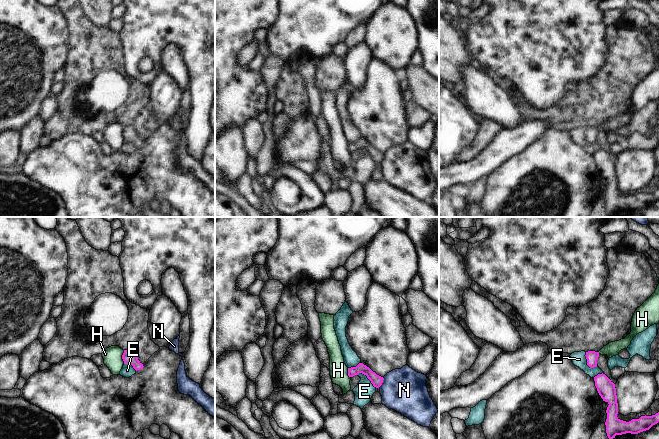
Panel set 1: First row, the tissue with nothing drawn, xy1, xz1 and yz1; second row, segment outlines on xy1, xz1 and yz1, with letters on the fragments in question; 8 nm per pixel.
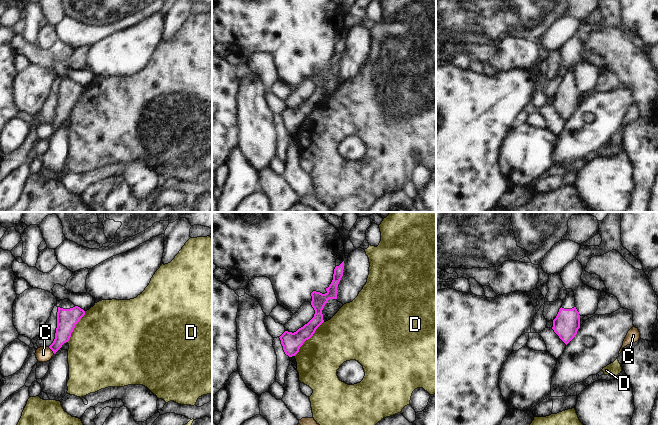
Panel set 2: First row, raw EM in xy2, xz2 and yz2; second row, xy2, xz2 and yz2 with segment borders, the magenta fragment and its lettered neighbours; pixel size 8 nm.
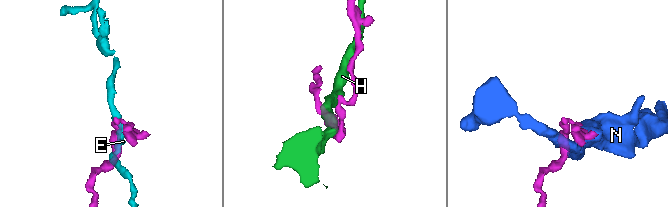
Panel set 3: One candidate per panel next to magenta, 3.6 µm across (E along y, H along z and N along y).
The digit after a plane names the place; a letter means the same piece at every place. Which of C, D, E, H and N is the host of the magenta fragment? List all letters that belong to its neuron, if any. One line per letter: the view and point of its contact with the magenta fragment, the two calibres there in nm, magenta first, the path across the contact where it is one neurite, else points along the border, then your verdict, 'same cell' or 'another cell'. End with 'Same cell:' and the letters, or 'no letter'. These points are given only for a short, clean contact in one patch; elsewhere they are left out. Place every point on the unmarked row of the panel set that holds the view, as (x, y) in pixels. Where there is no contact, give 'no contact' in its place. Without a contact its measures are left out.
C: xy2 (51, 125) | 150/130 nm | along xy2 (48, 123), (54, 129) | another cell
D: xz2 (308, 114) | 160/360 nm | another cell
E: yz1 (587, 138) | 90/110 nm | along yz1 (585, 128), (587, 140), (590, 143), (595, 143) | another cell
H: xy1 (122, 133) | 110/150 nm | along xy1 (124, 126), (122, 131), (123, 139) | another cell
N: xz1 (382, 158) | 90/360 nm | another cell
Same cell: no letter

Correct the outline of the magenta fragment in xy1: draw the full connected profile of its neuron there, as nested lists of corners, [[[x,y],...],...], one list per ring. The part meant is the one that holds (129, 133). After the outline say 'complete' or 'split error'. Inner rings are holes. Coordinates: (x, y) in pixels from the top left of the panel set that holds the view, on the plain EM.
[[[124,126],[122,135],[124,140],[132,141],[136,147],[141,146],[144,143],[143,140],[138,136],[138,133],[135,131],[135,129],[131,126]]] | complete

